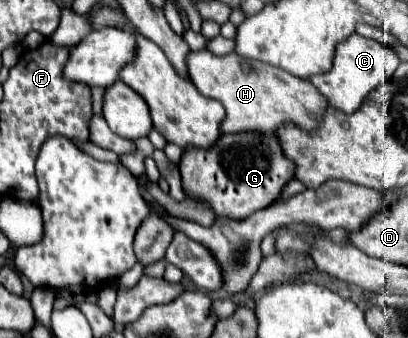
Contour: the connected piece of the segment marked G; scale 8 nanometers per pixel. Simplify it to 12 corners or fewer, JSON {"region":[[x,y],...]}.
{"region":[[276,133],[186,147],[186,193],[242,219],[294,179]]}

